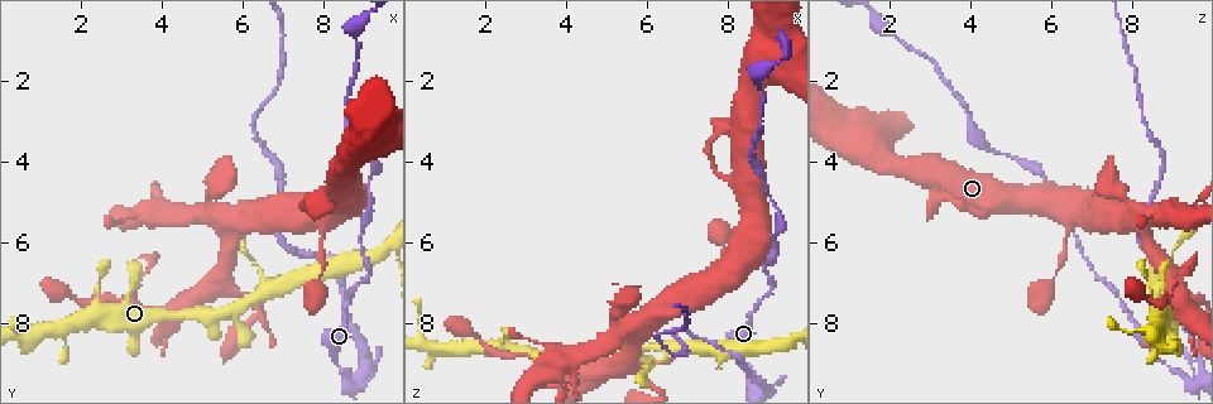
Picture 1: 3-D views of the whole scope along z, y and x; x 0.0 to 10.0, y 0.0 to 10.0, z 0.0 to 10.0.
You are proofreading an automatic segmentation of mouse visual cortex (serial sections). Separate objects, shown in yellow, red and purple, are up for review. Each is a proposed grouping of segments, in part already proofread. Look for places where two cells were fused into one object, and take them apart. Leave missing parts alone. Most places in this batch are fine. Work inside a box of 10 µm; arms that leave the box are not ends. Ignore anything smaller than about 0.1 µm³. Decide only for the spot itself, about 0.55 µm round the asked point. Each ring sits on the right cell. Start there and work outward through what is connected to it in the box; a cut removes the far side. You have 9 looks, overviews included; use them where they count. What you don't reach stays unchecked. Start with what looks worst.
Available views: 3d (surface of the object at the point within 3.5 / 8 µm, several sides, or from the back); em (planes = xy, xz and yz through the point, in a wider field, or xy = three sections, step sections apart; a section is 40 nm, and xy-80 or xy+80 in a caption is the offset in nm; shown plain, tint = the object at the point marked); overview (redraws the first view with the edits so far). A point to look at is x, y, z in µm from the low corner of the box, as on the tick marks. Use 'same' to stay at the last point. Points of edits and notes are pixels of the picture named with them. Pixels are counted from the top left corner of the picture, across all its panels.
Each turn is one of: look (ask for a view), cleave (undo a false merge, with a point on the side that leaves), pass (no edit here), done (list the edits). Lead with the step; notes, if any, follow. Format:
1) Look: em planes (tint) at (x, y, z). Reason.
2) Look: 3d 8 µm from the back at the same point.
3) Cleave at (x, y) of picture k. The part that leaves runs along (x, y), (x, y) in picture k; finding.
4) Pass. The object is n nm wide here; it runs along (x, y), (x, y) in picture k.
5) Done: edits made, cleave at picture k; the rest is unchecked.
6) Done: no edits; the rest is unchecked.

Look: 3d 8 µm from the back at (8.40, 9.05, 8.95). Abrupt turn.

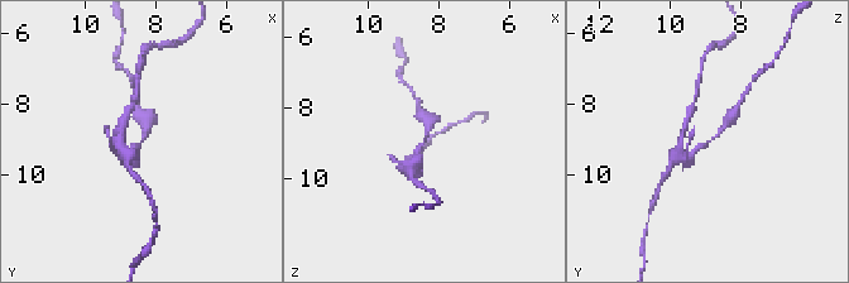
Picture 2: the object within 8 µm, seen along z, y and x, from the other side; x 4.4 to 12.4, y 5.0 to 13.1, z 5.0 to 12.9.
Look: 3d 3.5 µm at the same point.

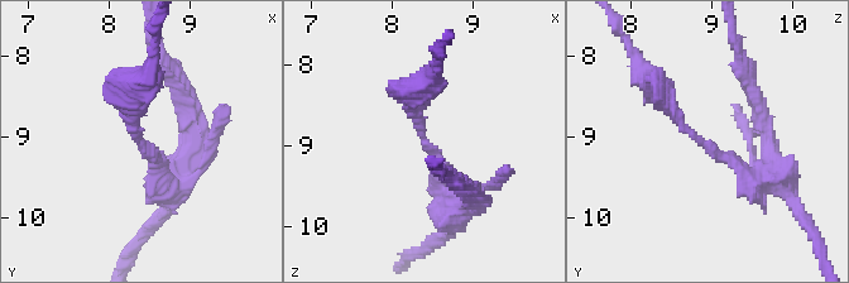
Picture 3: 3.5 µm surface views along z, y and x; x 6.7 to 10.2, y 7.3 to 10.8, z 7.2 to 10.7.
Look: em planes (tint) at (8.40, 9.10, 8.95). The arms are 250, 300 nm wide; shape alone is not enough.

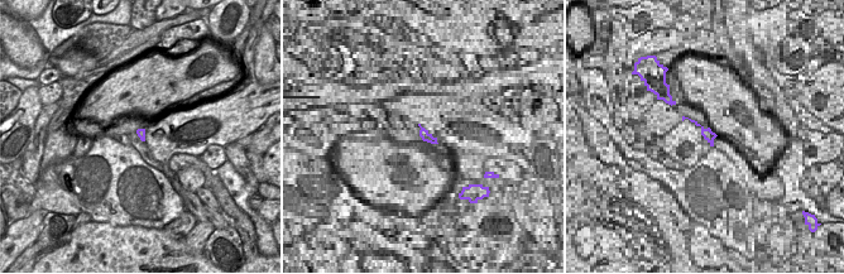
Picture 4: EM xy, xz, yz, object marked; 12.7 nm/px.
Cleave at (759, 132) of picture 3. The part that leaves runs along (746, 176), (771, 172), (754, 95) in picture 3; two cells meet here.

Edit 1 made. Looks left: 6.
Look: overview.

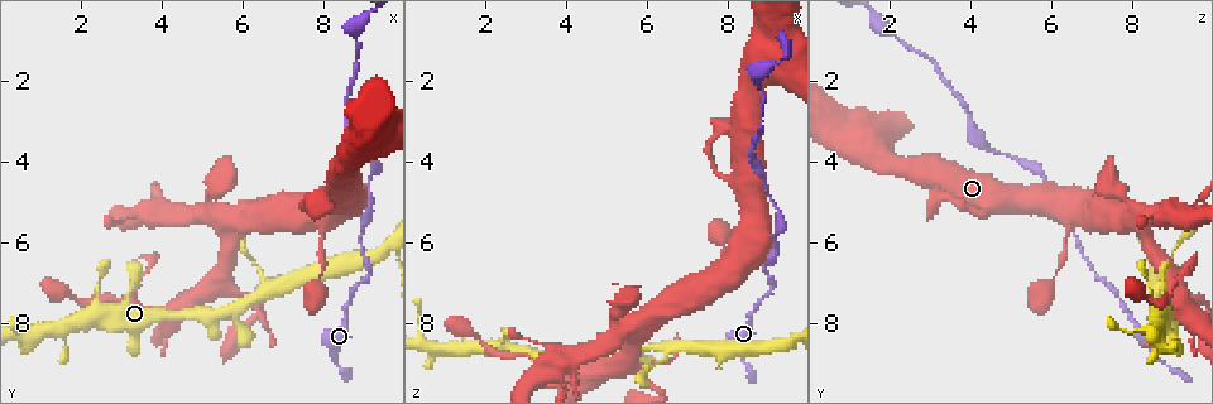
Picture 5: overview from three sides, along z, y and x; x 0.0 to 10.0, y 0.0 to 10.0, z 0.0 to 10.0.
Look: 3d 3.5 µm at (6.10, 7.50, 8.55).

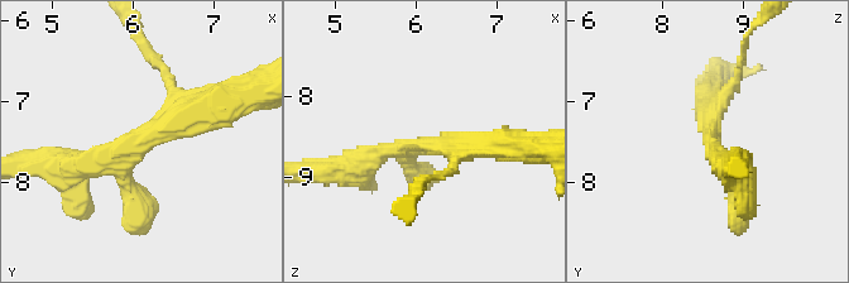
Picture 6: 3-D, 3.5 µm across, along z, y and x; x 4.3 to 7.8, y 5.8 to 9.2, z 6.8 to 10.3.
Look: em xy step 3 (tint) at (6.05, 7.55, 8.60). Now the EM.

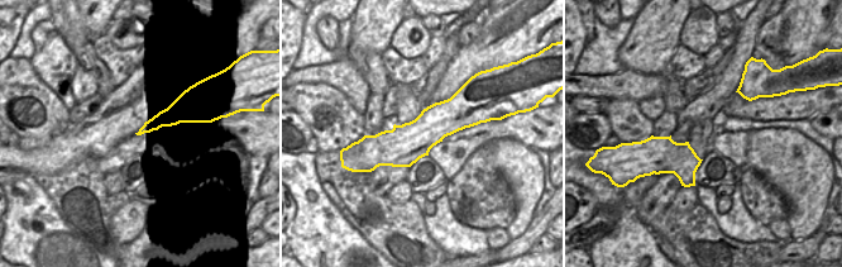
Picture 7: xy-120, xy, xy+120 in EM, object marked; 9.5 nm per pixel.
Pass. It runs along (474, 118), (368, 142) in picture 7; all the same cell.

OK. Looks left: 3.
Look: 3d 3.5 µm at (5.70, 5.45, 8.00). Four or more arms meet.

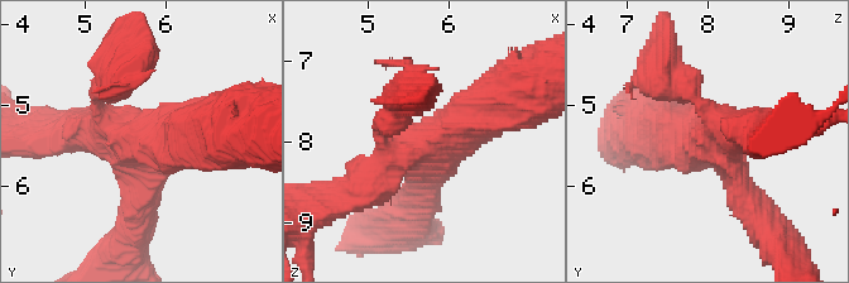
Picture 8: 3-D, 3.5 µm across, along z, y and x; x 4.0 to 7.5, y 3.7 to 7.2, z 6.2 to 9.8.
Look: em xy step 3 (tint) at (5.65, 5.45, 8.05). 4 arms meet here; the arms are 200, 400, 450, 700 nm wide.

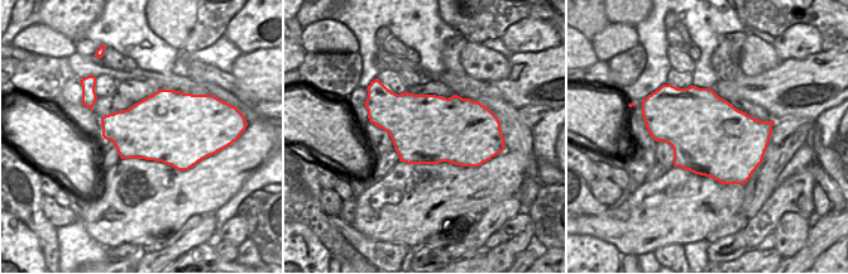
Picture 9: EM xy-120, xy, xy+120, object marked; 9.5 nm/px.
Look: em xy step 5 (tint) at the same point. Cut it another way.

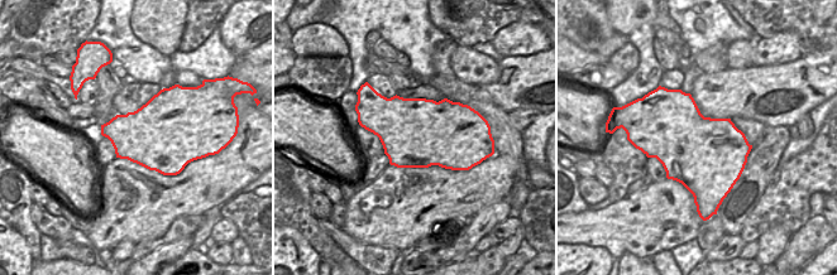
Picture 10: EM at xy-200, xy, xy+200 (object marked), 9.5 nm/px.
Pass. It runs along (663, 125), (715, 144), (761, 215) in picture 8; one cell here.

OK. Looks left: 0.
Done: edits made, cleave at picture 3; the rest is unchecked.

